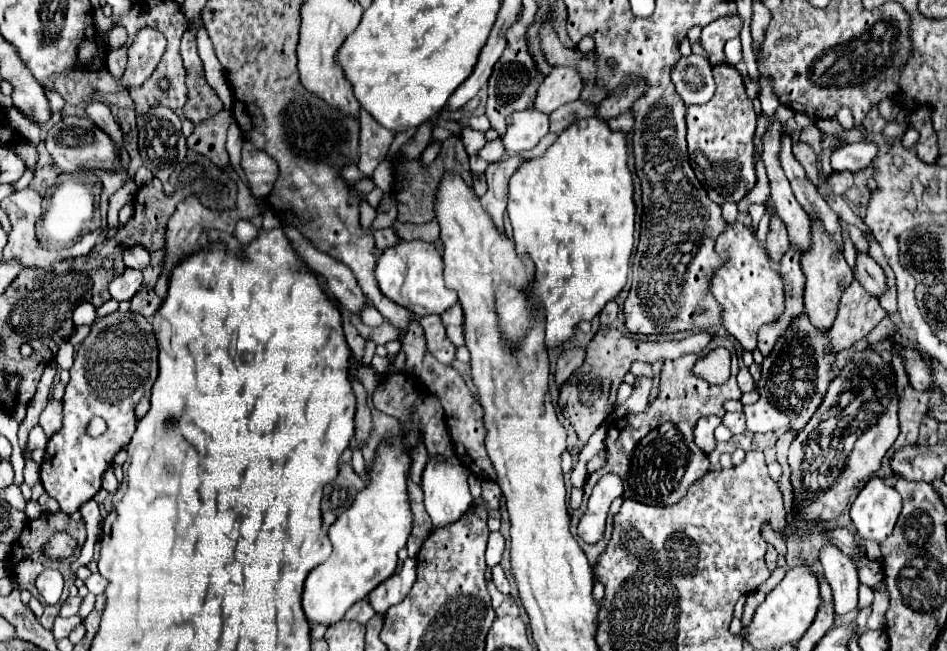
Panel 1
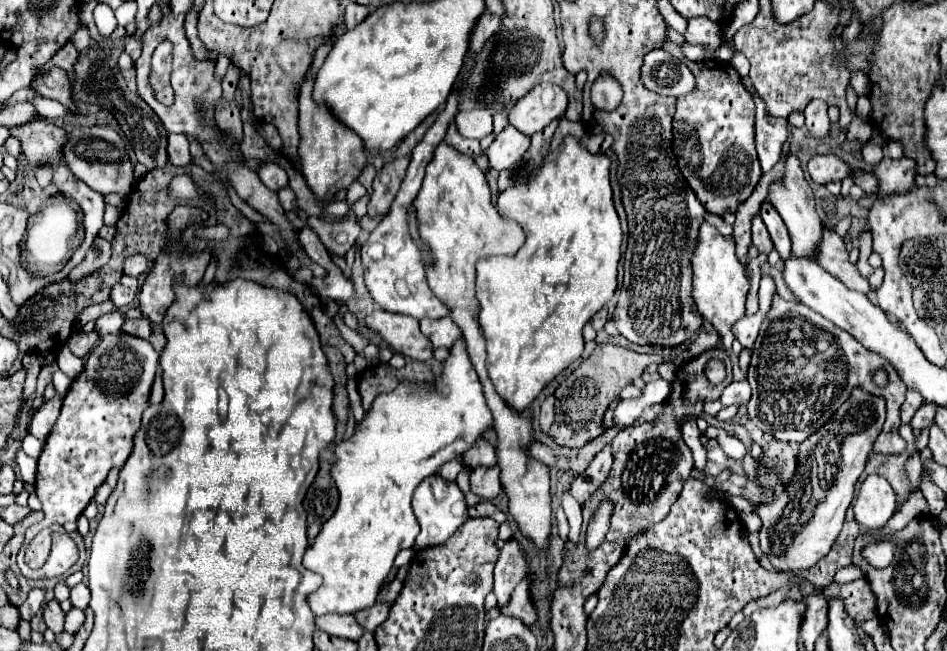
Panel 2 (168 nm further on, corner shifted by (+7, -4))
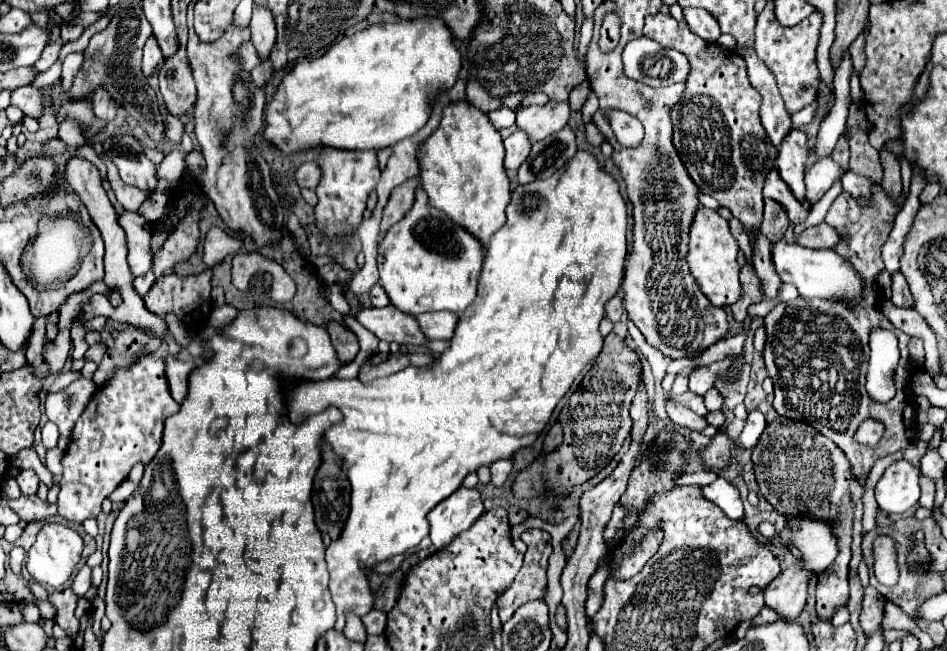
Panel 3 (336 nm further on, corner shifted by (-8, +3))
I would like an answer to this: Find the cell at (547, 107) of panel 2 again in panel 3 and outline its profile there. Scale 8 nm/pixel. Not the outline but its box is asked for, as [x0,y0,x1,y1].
[517,100,569,142]

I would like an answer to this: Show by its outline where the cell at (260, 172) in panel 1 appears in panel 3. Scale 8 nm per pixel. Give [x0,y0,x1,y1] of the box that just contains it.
[295,162,321,190]

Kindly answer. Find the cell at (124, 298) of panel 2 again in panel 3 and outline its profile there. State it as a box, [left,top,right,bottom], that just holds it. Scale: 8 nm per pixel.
[135,272,155,296]

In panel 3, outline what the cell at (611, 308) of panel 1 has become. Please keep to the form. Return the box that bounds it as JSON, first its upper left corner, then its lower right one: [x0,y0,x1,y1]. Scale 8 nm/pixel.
[605,294,623,322]

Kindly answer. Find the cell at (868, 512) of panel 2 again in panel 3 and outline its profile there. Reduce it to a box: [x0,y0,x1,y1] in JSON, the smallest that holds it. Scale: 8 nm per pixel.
[875,460,921,514]

